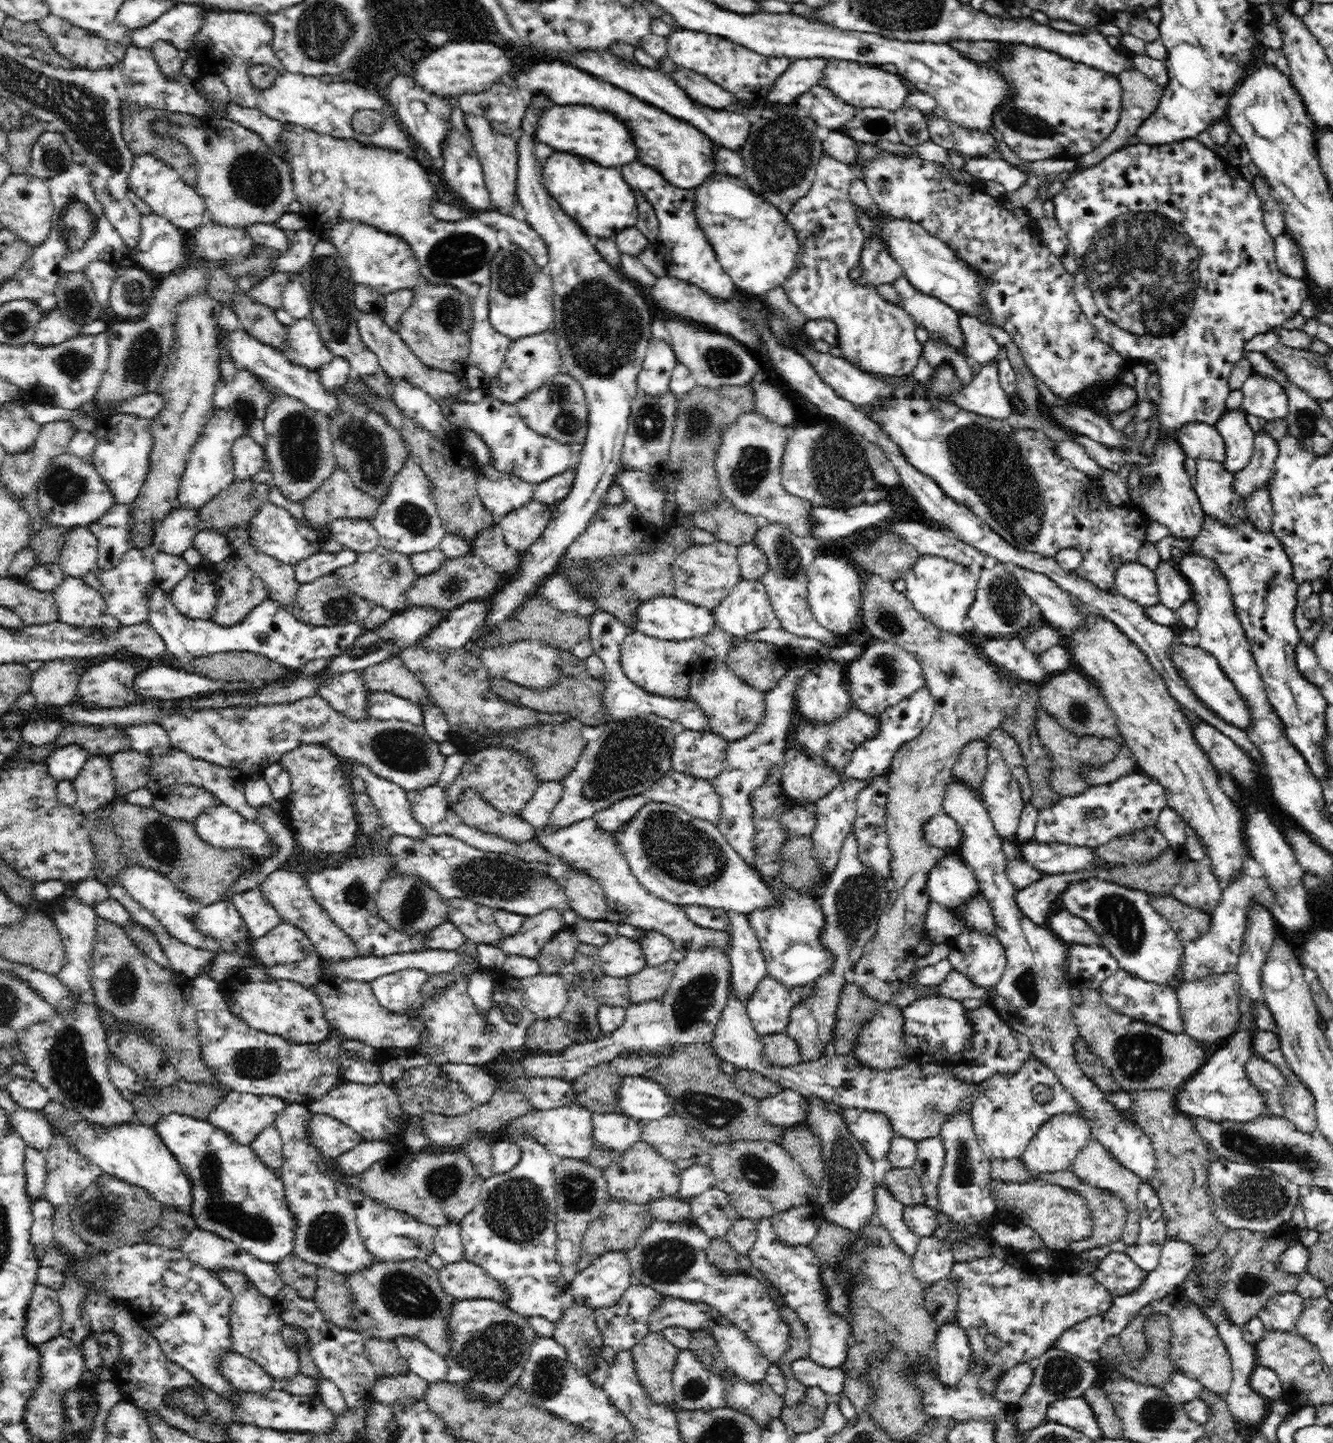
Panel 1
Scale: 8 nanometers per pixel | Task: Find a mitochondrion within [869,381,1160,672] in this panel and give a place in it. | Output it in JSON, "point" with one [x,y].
{"point":[991,462]}

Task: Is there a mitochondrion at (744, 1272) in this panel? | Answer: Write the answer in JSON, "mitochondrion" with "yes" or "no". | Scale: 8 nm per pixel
{"mitochondrion":"no"}

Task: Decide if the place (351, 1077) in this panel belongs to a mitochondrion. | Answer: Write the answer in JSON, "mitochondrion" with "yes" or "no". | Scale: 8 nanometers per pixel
{"mitochondrion":"no"}

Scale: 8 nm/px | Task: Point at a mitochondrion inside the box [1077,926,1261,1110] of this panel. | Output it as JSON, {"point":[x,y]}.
{"point":[1139,1054]}

